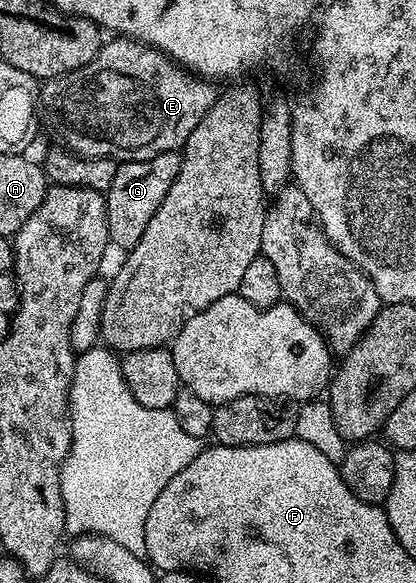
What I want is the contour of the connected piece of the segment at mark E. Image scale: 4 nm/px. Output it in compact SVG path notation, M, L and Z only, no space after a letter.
M111 38L85 66L46 81L39 90L38 107L42 119L47 119L48 126L75 155L126 162L182 149L189 134L197 130L197 122L213 106L216 95L214 83L177 66L164 52L130 38Z

